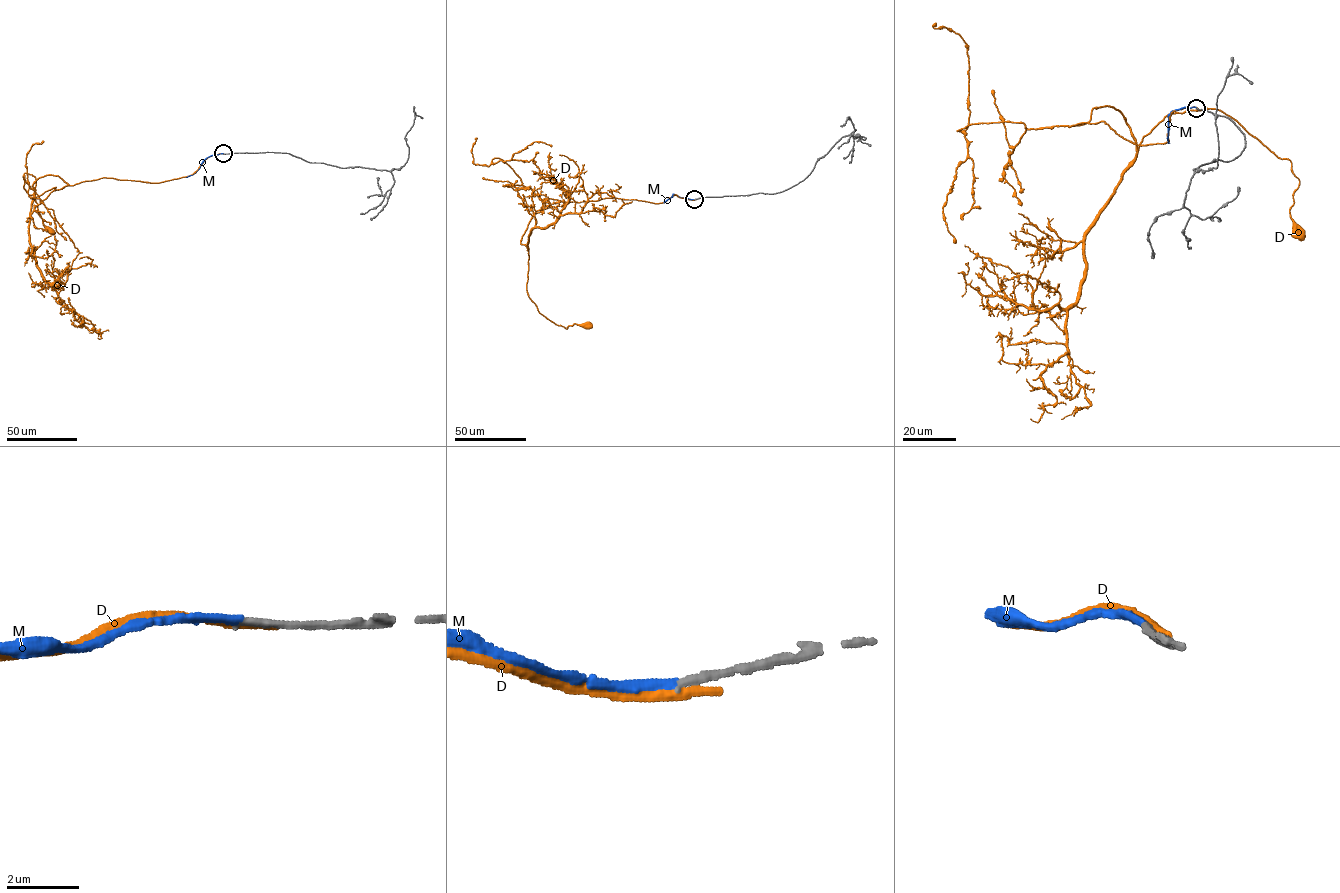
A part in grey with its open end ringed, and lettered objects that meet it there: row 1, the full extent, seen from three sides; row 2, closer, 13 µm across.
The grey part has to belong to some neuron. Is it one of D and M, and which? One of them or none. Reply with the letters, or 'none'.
M

